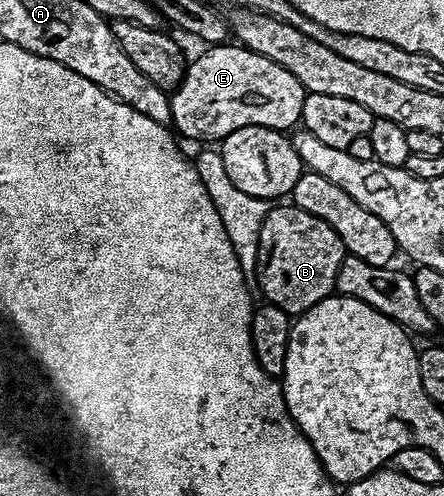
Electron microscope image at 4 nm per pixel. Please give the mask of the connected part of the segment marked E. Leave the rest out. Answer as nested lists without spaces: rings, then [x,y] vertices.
[[[237,43],[213,44],[204,51],[187,64],[183,81],[170,97],[171,124],[182,137],[184,135],[192,139],[200,137],[220,141],[240,128],[266,127],[287,132],[291,130],[290,127],[295,128],[301,122],[305,89],[292,73],[287,72],[277,62]]]

